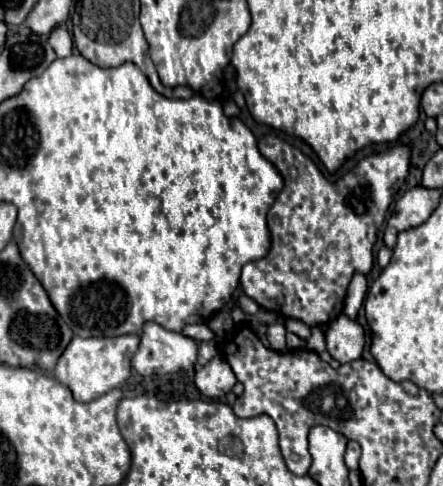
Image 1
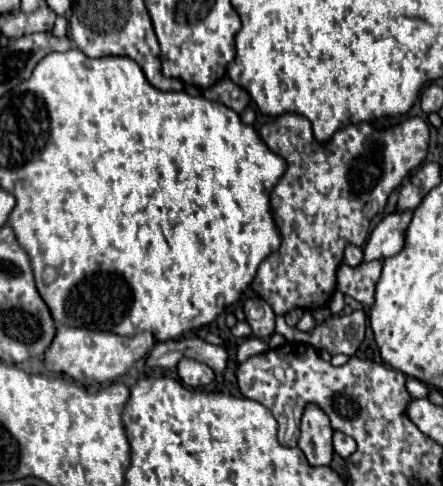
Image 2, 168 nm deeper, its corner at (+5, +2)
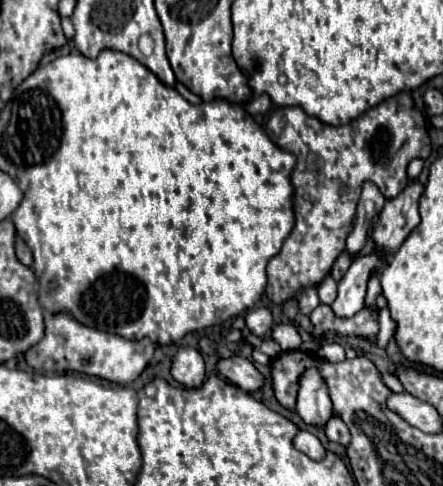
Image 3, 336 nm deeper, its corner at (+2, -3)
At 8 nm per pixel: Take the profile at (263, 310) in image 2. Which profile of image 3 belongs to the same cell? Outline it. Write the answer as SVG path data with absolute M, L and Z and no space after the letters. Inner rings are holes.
M252 309L246 313L246 327L258 335L264 337L272 329L272 313L268 309Z

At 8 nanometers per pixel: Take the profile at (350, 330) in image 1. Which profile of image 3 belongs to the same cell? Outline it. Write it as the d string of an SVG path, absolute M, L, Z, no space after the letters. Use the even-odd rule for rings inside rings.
M373 277L368 283L368 289L365 297L365 305L375 305L376 297L382 293L380 281L378 277Z

